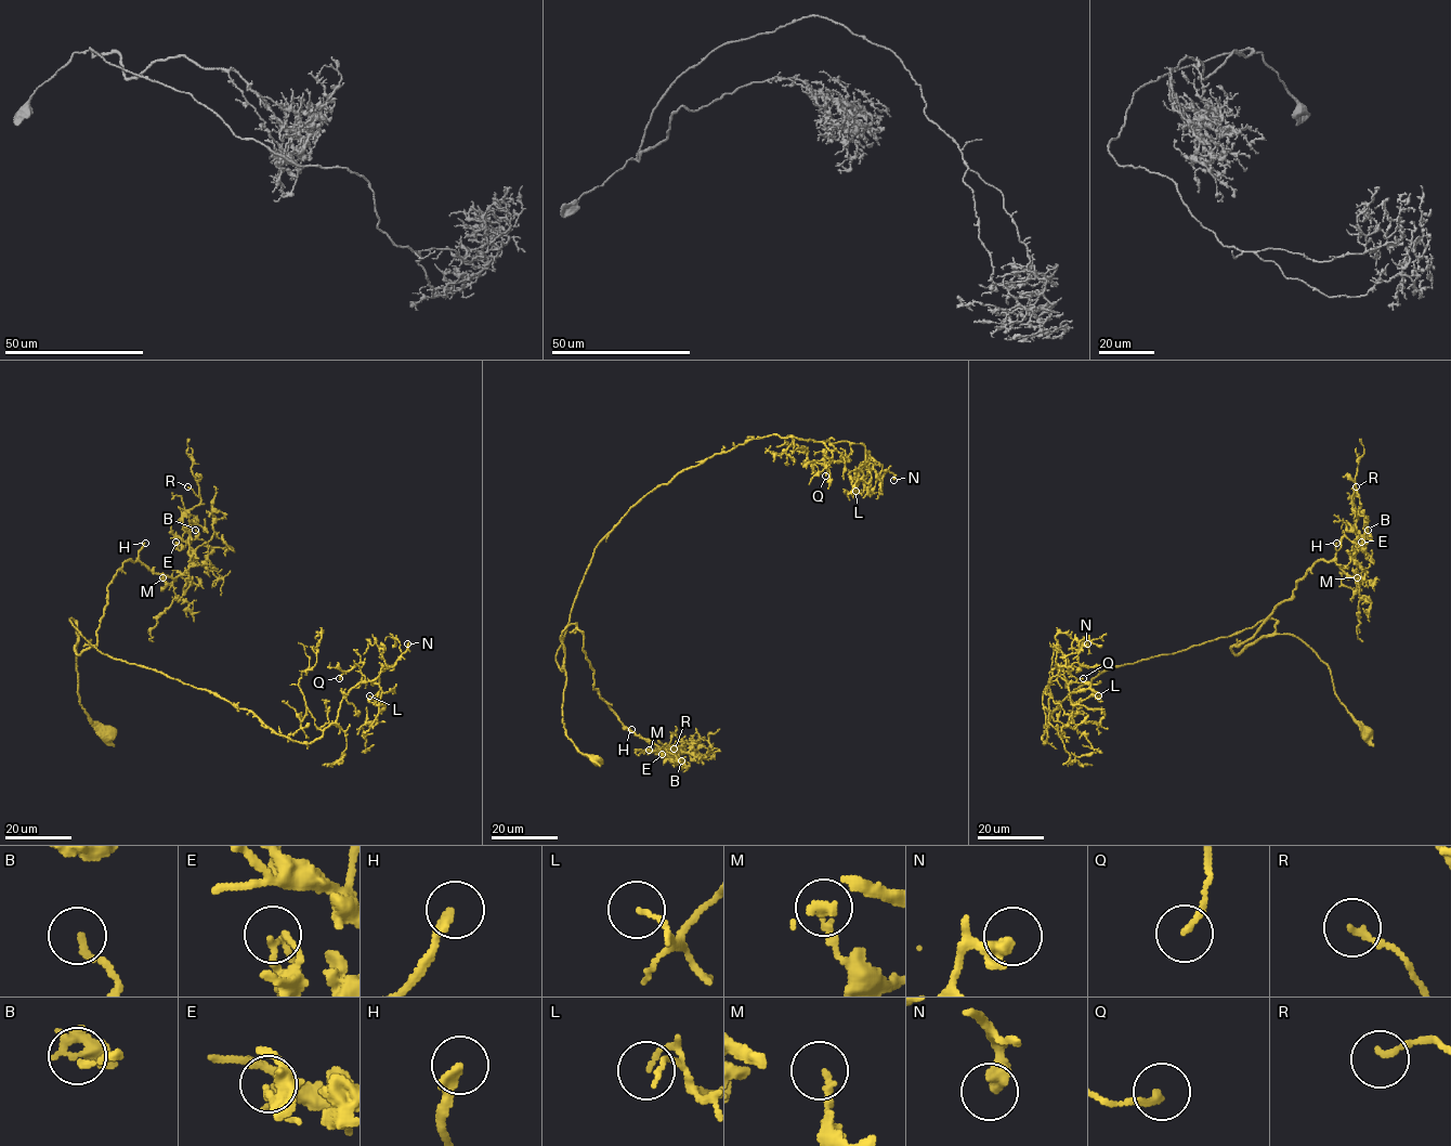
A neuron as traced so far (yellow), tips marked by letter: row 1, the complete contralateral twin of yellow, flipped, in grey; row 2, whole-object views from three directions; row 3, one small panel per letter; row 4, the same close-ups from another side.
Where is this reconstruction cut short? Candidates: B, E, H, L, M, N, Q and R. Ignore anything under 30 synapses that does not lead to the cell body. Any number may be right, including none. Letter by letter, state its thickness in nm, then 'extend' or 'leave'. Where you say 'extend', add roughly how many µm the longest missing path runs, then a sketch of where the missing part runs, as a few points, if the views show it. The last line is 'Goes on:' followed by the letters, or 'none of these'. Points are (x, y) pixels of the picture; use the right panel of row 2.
B: 160 nm thick; leave
E: 150 nm thick; leave
H: 240 nm thick; extend; about 60 µm are missing; missing branch runs (1336, 543), (1354, 524), (1364, 497), (1360, 479), (1374, 461), (1378, 434), (1369, 429)
L: 110 nm thick; leave
M: 140 nm thick; leave
N: 400 nm thick; leave
Q: 160 nm thick; leave
R: 170 nm thick; leave
Goes on: H

